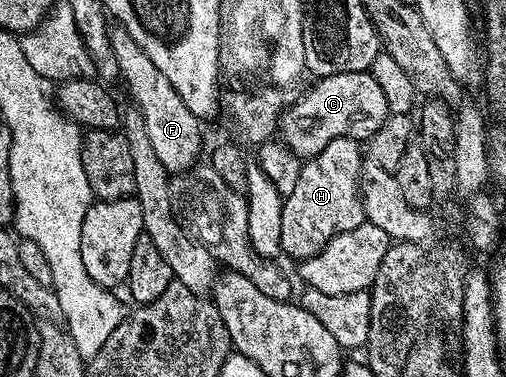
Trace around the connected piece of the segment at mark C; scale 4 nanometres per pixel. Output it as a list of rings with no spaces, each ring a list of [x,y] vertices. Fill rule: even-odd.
[[[371,71],[334,74],[315,83],[301,100],[293,99],[285,107],[279,122],[279,139],[299,158],[317,156],[334,138],[349,136],[351,140],[366,142],[390,115],[386,94],[382,94]]]

